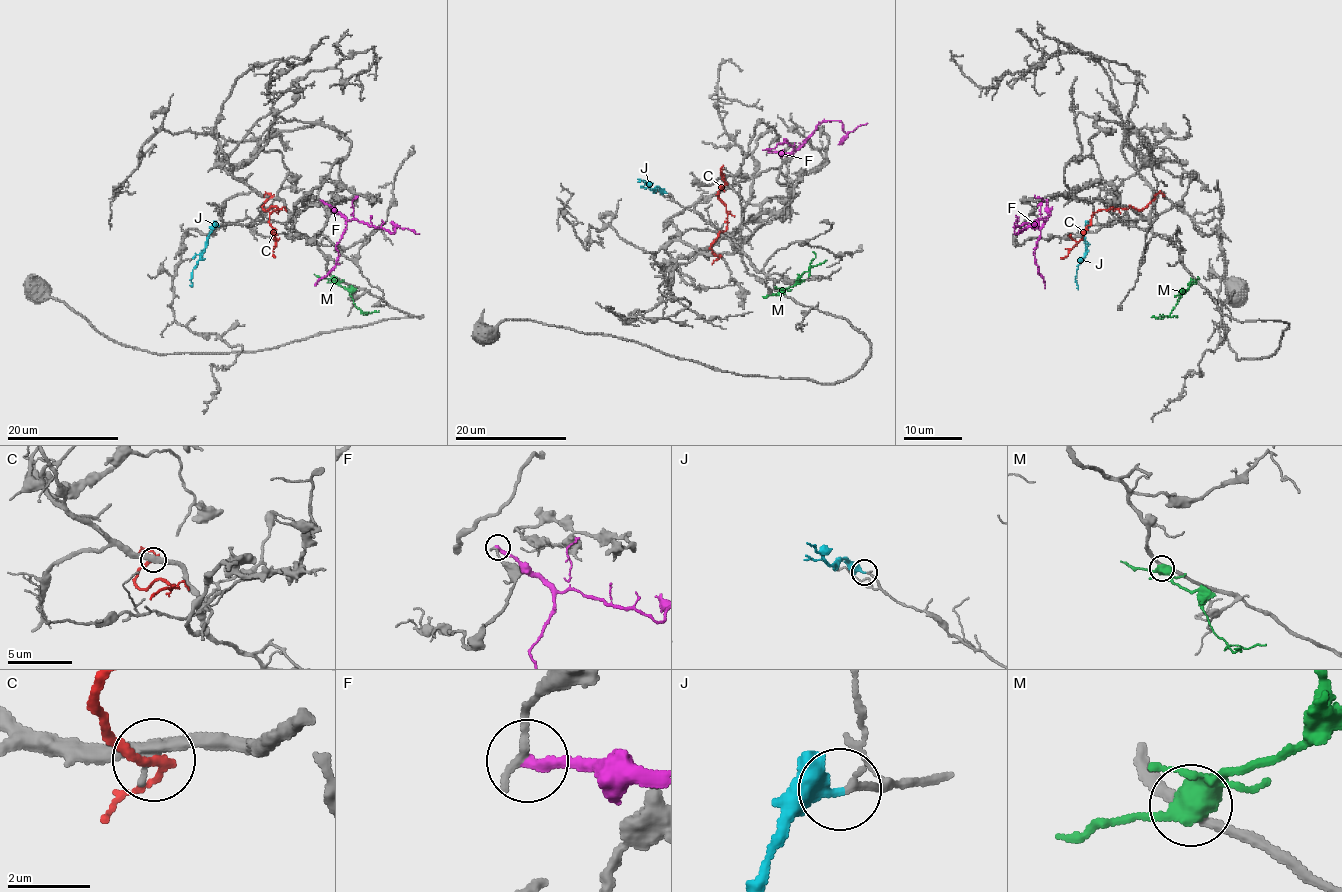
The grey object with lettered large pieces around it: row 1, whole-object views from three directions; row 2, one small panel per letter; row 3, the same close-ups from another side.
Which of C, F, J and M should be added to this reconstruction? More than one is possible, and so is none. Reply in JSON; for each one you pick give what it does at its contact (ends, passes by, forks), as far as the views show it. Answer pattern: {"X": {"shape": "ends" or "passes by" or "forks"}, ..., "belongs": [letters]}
{"J": {"shape": "ends"}, "M": {"shape": "passes by"}, "belongs": ["J", "M"]}

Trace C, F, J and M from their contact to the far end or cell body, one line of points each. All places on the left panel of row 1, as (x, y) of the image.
C: (271, 197), (262, 207), (265, 210), (279, 208), (269, 215), (276, 239), (272, 252), (275, 257)
F: (321, 200), (349, 219), (391, 232), (398, 226), (419, 233)
J: (219, 225), (212, 231), (205, 252), (192, 270), (192, 284), (190, 285)
M: (332, 278), (350, 292), (355, 305), (367, 313), (364, 313)

